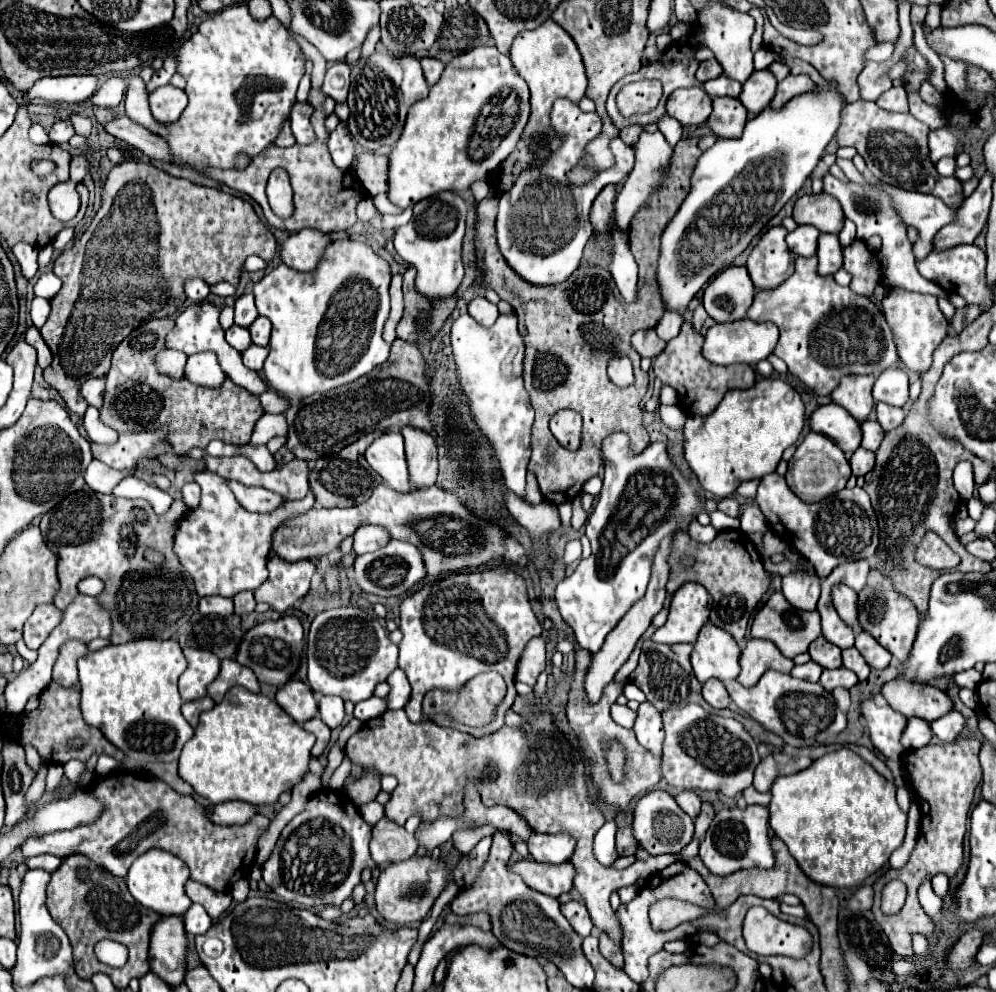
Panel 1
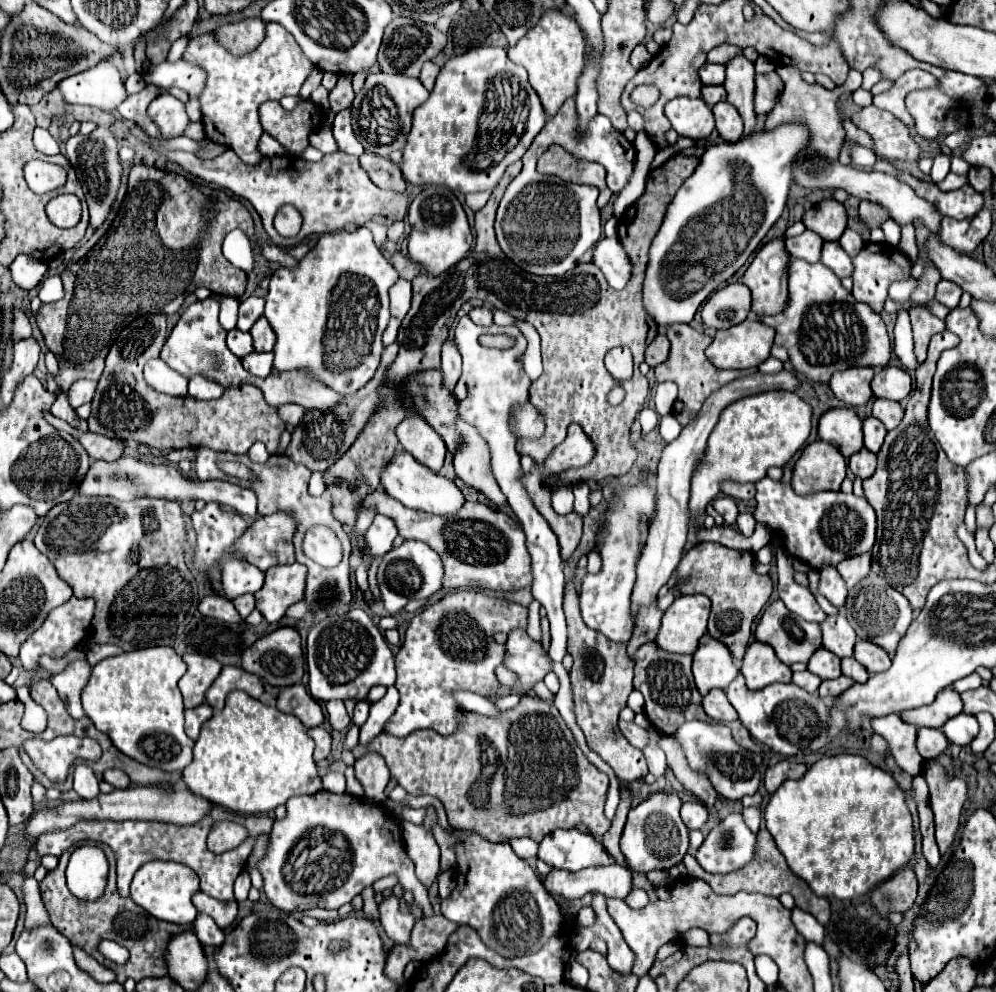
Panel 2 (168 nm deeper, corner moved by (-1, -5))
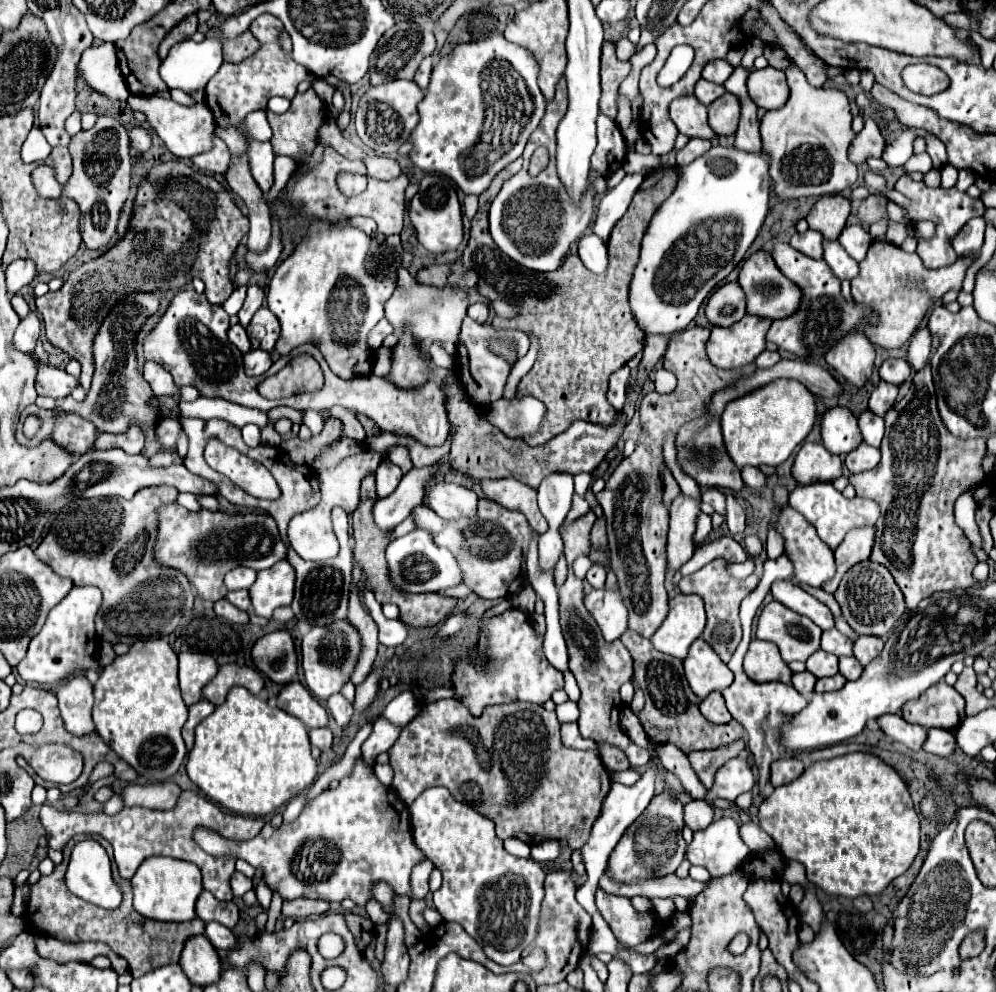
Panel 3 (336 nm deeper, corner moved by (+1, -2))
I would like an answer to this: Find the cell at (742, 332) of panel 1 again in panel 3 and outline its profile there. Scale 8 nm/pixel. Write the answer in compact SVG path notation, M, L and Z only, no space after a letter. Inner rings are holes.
M746 314L734 326L714 326L706 344L708 358L716 368L732 370L752 364L760 352L766 350L766 332L770 320Z

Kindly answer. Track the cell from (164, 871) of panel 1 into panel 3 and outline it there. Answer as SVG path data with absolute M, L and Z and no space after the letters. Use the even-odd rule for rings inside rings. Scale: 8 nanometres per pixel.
M150 856L140 864L138 872L134 874L132 888L134 908L144 918L160 922L188 922L196 916L194 904L202 892L202 876L196 864L166 856Z

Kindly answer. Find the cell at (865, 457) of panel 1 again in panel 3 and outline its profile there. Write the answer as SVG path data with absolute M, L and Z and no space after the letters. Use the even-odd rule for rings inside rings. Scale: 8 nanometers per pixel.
M864 442L844 458L844 464L850 474L860 474L860 472L872 470L878 462L880 462L880 450L868 446Z

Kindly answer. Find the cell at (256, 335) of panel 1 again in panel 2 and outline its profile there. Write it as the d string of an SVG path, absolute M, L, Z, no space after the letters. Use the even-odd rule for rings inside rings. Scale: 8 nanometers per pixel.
M260 317L252 329L250 329L250 335L254 337L254 351L272 351L274 347L274 341L276 341L276 335L270 327L270 323L266 321L266 317Z

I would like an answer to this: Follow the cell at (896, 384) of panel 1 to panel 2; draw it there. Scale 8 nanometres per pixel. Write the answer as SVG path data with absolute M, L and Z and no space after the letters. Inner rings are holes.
M884 367L882 371L878 371L874 375L874 379L872 379L872 391L880 399L902 401L912 391L912 379L900 367L888 367L888 369Z

